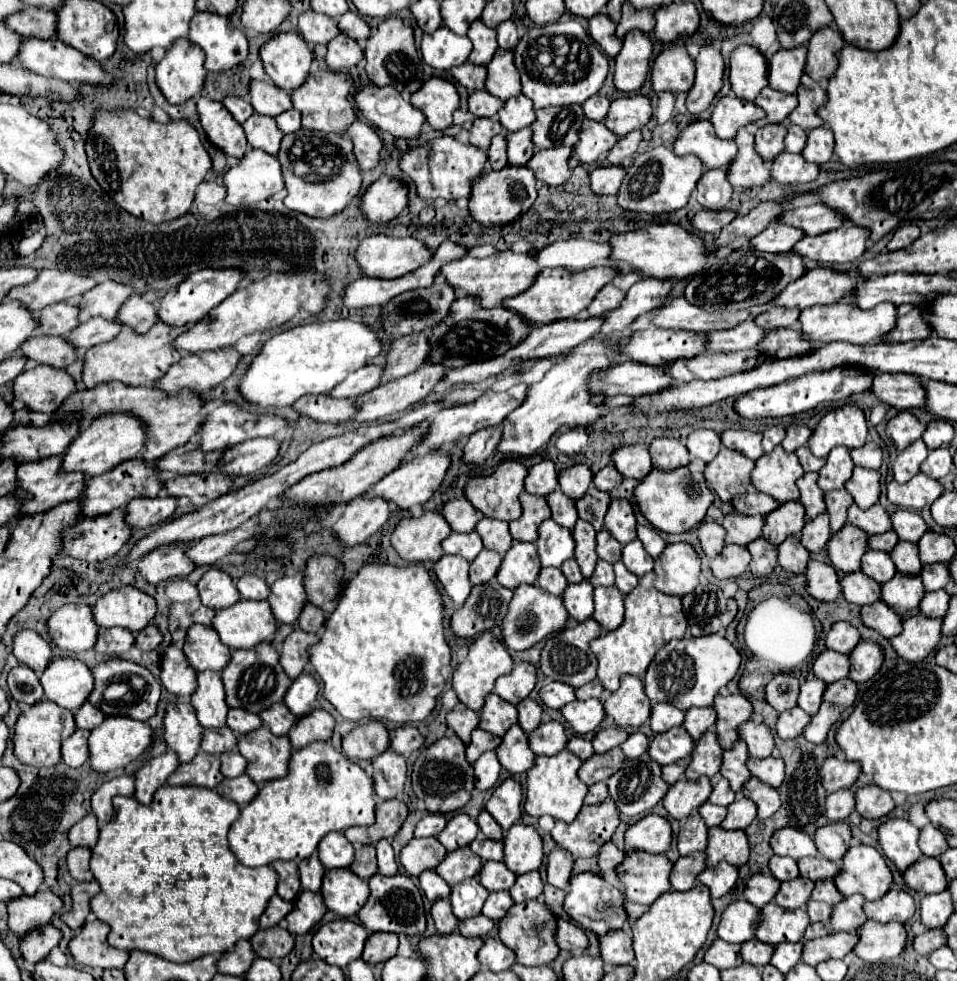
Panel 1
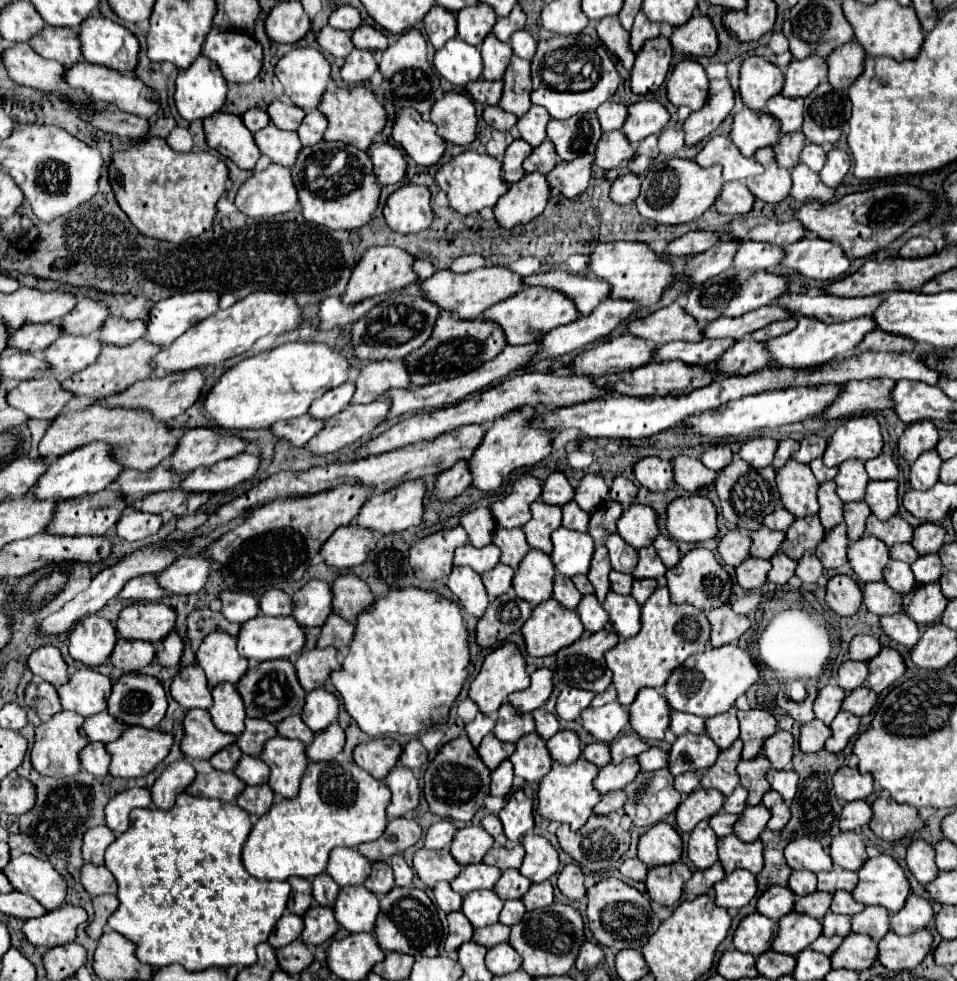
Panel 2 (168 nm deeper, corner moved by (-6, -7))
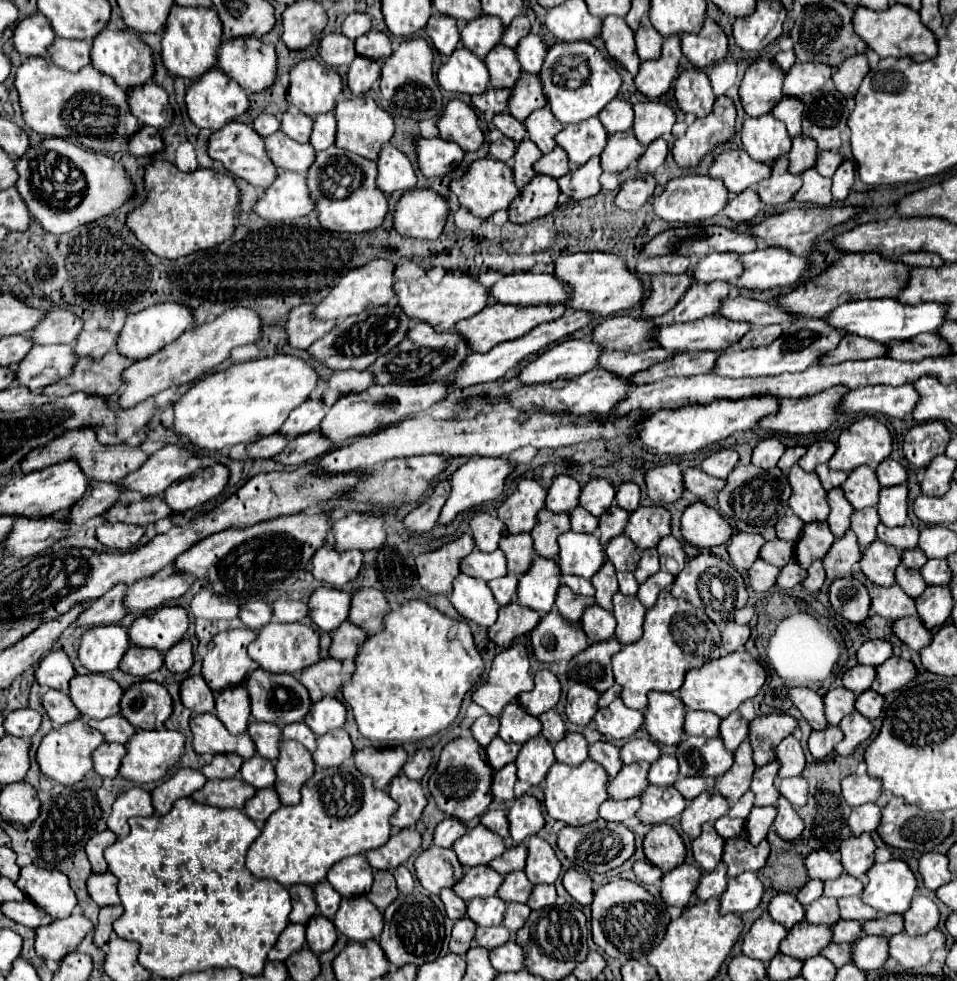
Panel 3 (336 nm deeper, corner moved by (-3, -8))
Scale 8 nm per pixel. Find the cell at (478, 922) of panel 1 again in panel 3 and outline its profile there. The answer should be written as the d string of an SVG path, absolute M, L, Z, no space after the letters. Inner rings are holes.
M490 926L490 928L478 928L476 930L476 944L484 946L488 950L502 946L510 940L510 932L504 926Z

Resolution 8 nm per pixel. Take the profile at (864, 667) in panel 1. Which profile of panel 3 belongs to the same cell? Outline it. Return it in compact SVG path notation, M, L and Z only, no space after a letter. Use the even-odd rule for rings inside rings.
M900 656L888 658L888 662L878 666L876 670L878 670L878 676L876 676L878 686L874 686L874 690L878 694L888 694L898 688L904 688L916 678L916 666L910 660Z

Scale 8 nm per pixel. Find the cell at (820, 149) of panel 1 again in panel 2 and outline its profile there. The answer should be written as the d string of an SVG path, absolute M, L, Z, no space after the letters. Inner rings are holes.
M833 147L829 153L827 153L827 161L823 165L823 169L819 171L819 177L825 185L829 187L837 187L841 183L841 179L845 177L849 169L849 155L843 151L843 149L837 149Z

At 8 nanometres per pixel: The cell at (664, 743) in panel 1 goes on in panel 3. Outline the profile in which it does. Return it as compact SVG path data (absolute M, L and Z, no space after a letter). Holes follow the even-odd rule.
M688 736L678 744L676 758L680 762L680 776L722 776L730 770L734 754L724 748L720 738Z

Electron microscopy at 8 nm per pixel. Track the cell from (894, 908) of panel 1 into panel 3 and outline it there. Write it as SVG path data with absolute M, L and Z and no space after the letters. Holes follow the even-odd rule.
M914 896L910 910L904 914L904 932L910 936L920 936L936 928L938 922L938 906L926 896Z

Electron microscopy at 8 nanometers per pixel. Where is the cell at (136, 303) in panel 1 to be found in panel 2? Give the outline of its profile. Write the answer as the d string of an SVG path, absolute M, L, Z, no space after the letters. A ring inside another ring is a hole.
M109 317L101 329L101 343L103 345L131 345L145 335L147 325L145 321L127 321L123 317Z

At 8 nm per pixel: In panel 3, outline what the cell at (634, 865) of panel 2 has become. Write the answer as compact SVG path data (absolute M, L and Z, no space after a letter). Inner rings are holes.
M642 860L642 862L636 862L634 864L634 872L636 872L636 876L638 876L638 880L642 882L642 884L656 884L664 874L656 868L656 866L652 866L648 860Z

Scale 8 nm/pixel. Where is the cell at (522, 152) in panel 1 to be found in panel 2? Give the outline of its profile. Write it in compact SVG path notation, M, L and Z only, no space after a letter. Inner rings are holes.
M547 139L543 141L543 145L535 147L529 155L527 155L527 161L523 161L523 169L525 173L549 173L553 167L555 167L555 149L553 149L553 143Z

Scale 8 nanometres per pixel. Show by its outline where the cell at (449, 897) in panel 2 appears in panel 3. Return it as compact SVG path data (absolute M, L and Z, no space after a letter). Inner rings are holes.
M444 888L444 890L440 892L440 898L442 898L444 906L446 906L448 918L452 918L452 920L464 918L464 914L466 914L466 902L464 902L460 896L456 896L452 888Z

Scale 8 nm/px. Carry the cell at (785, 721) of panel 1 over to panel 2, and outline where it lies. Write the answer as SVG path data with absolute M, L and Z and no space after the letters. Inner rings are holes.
M813 719L801 727L799 747L803 753L815 753L815 751L823 749L823 743L829 735L831 735L831 729L823 721Z

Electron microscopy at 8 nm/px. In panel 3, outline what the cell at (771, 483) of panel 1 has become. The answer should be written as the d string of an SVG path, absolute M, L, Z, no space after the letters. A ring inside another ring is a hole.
M798 464L792 466L788 480L792 484L790 508L804 522L824 522L828 518L830 506L826 500L826 490L822 488L816 472L804 472Z

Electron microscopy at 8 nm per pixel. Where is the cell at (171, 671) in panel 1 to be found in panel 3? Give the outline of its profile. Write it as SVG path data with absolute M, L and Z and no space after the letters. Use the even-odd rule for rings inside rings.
M190 676L182 682L180 688L182 704L196 714L214 712L214 692L208 688L202 676Z

